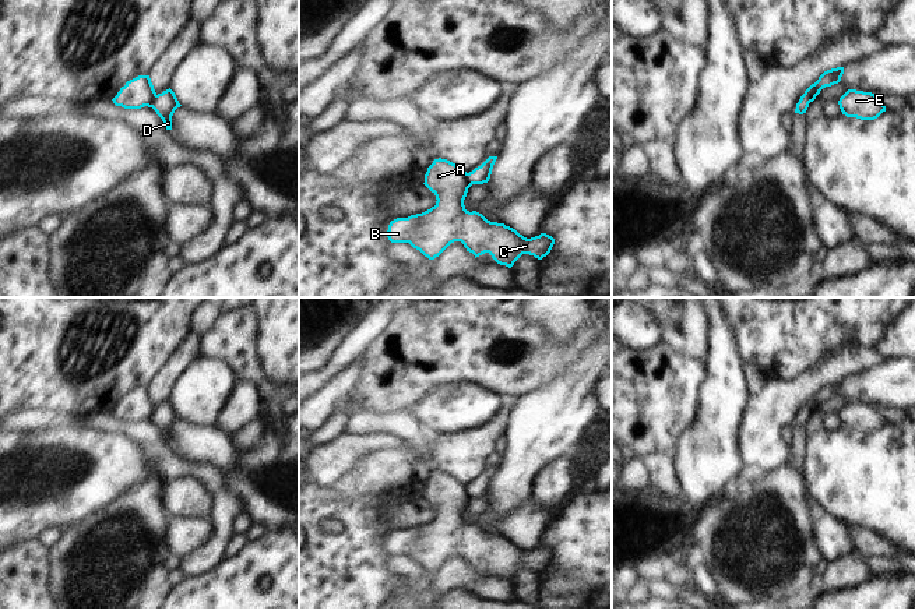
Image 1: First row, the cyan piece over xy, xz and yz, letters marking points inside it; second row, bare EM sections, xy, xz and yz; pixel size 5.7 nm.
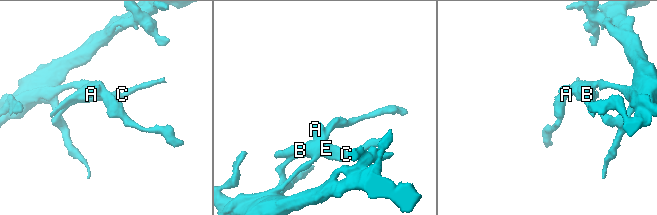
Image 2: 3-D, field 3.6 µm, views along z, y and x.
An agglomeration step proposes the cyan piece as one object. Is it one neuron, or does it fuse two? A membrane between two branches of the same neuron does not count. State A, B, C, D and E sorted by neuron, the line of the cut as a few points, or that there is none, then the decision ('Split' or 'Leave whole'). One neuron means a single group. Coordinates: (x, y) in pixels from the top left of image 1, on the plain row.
Groups: A C E / B D. Split along xz (421, 526), (418, 542), (410, 556). Split

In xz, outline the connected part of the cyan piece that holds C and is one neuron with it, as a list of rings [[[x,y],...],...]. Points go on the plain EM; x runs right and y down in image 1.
[[[447,472],[433,473],[423,497],[437,514],[420,526],[411,558],[429,572],[439,570],[451,556],[461,554],[475,571],[489,565],[497,576],[511,581],[522,567],[542,572],[555,557],[546,546],[527,551],[504,536],[467,523],[464,512],[472,496],[465,483]]]

